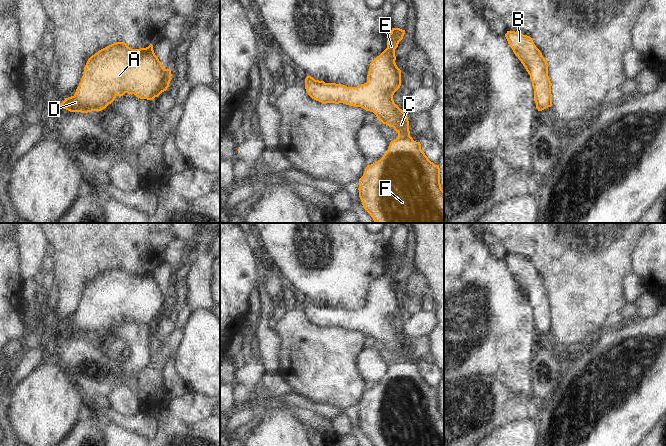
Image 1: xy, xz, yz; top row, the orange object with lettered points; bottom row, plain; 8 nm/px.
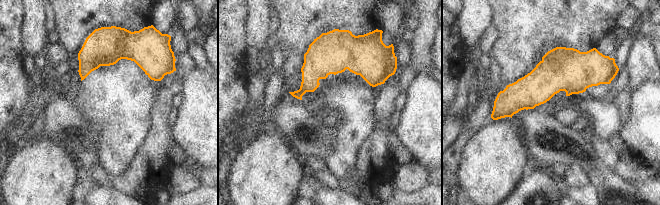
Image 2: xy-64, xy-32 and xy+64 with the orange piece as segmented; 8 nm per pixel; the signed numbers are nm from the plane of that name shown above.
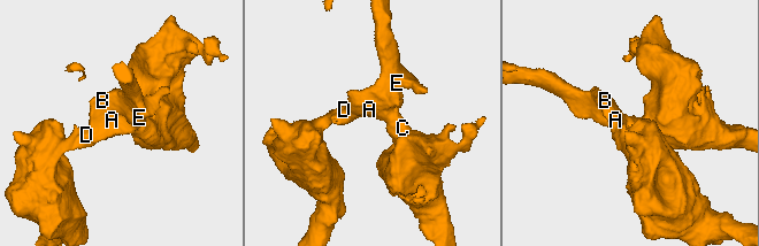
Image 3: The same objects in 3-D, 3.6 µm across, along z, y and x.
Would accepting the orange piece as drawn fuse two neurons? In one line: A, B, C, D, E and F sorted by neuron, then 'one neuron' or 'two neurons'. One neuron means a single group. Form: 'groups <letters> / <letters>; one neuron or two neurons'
groups A B C D E F; one neuron

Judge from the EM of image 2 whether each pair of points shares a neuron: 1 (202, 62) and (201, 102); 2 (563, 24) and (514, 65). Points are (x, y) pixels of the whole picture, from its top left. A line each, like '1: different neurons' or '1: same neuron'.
1: different neurons
2: same neuron

